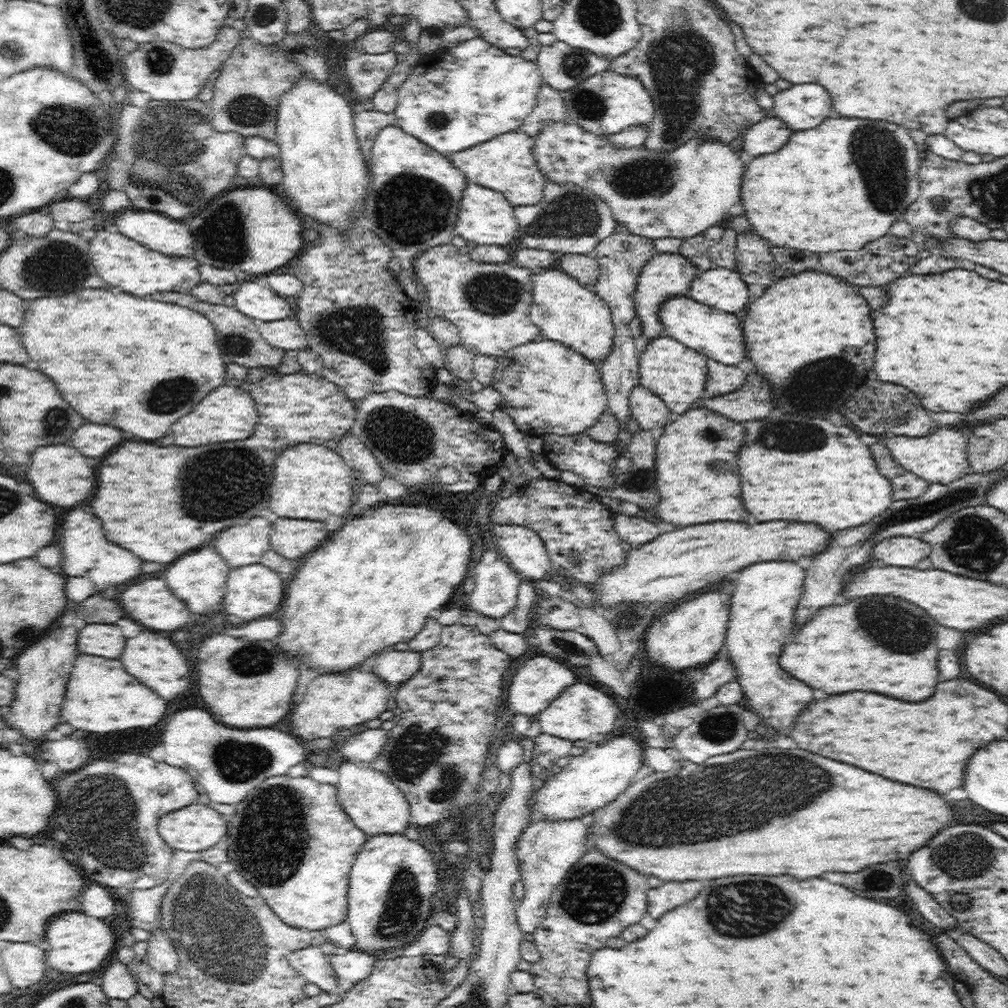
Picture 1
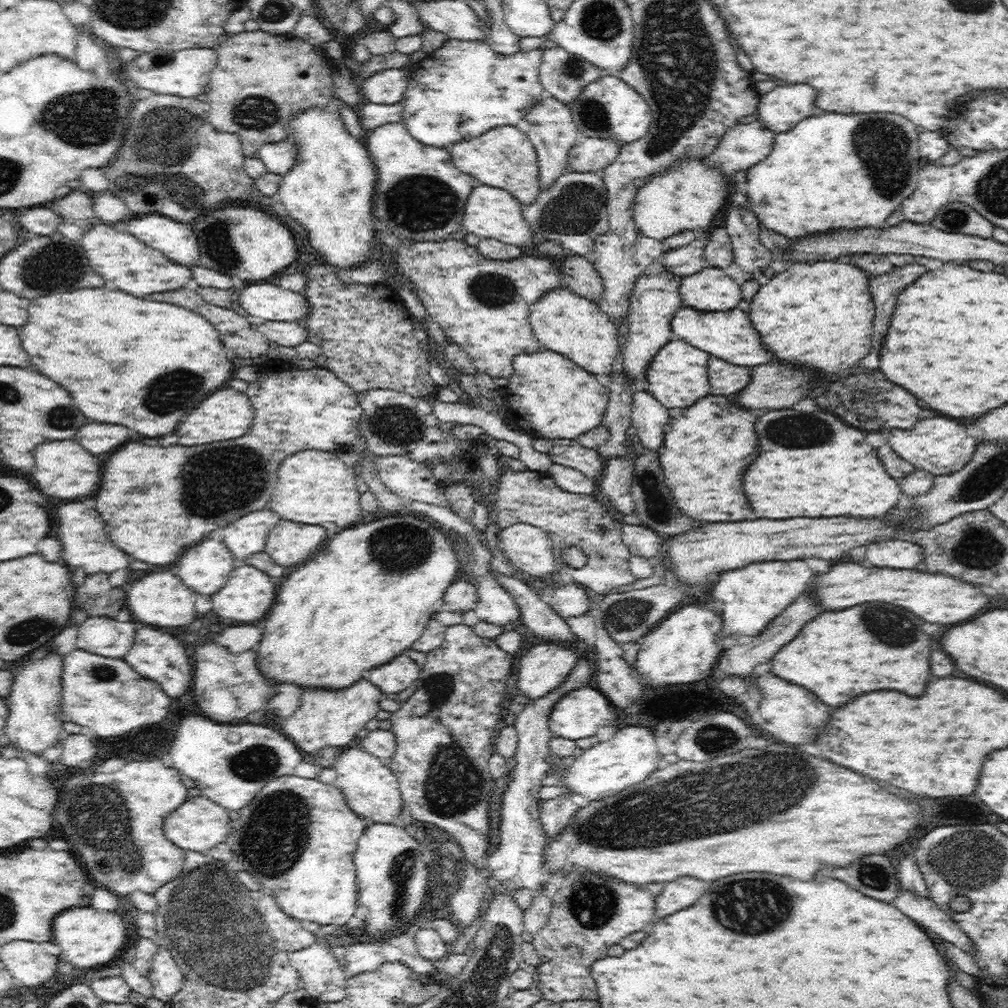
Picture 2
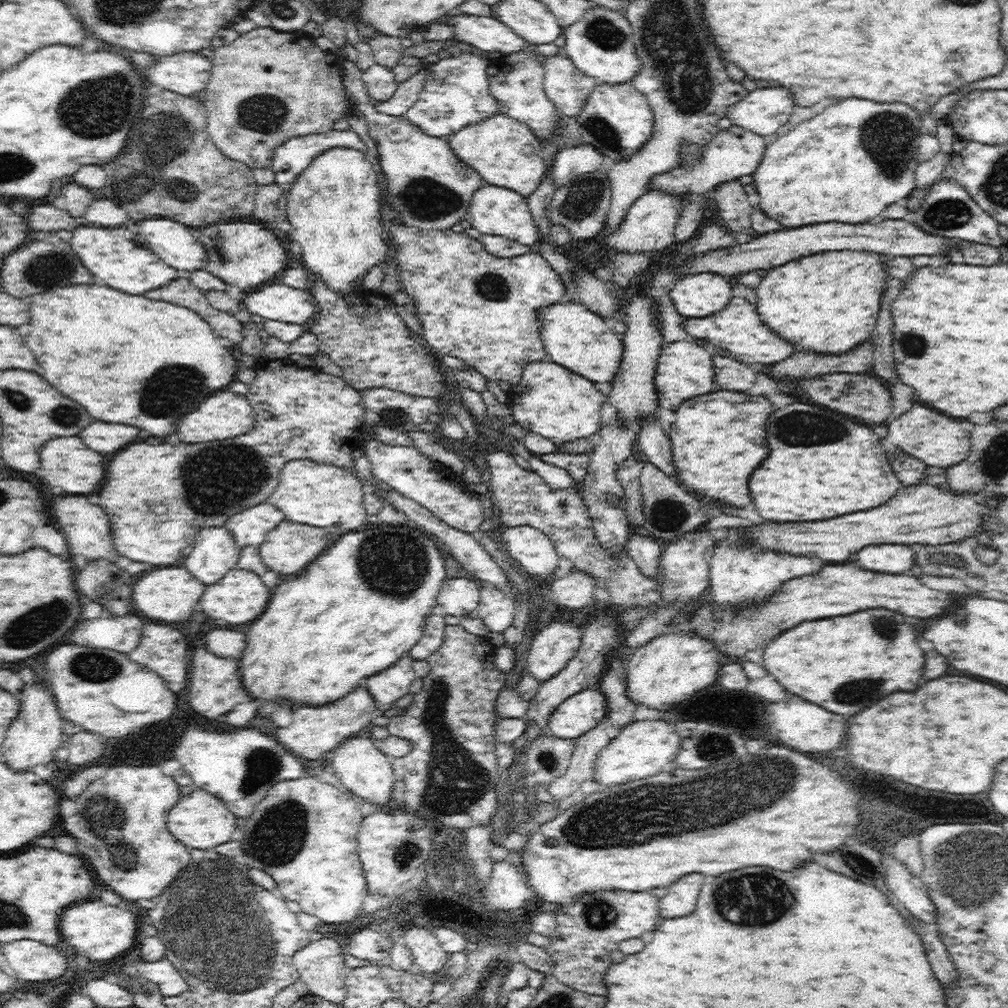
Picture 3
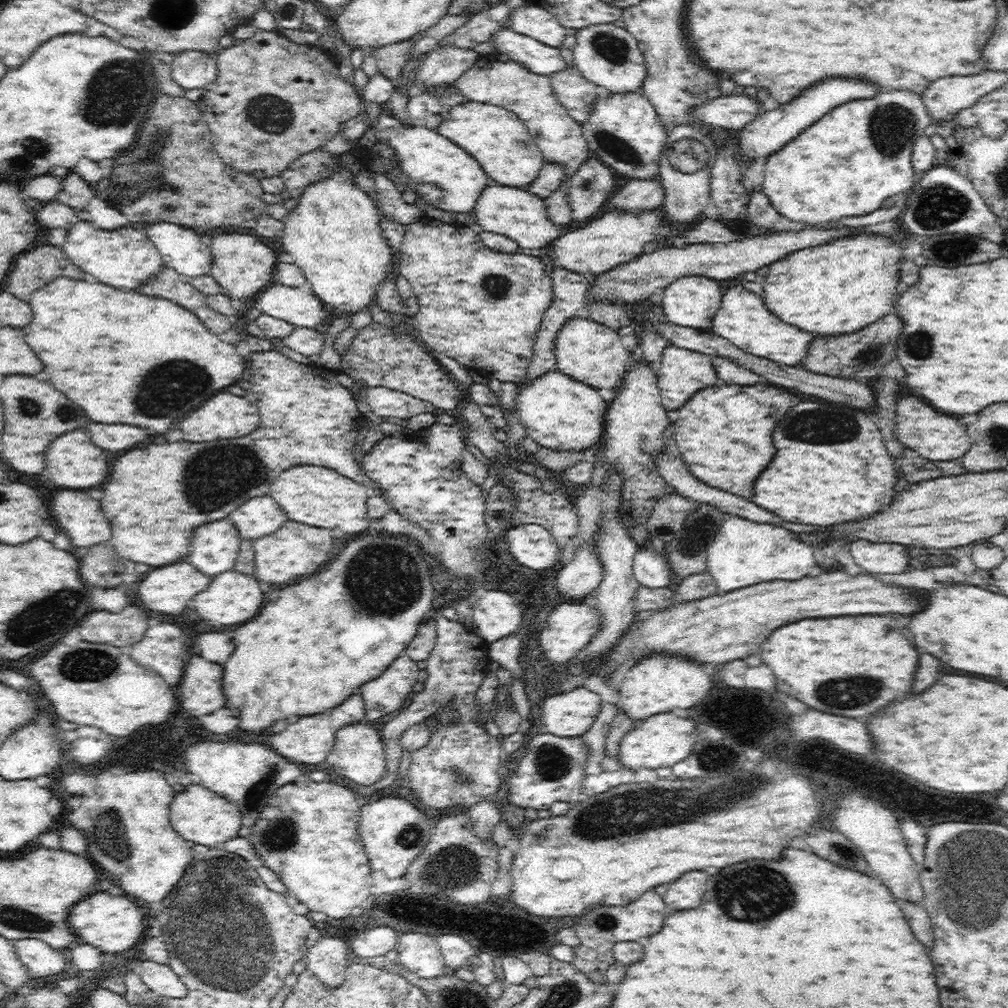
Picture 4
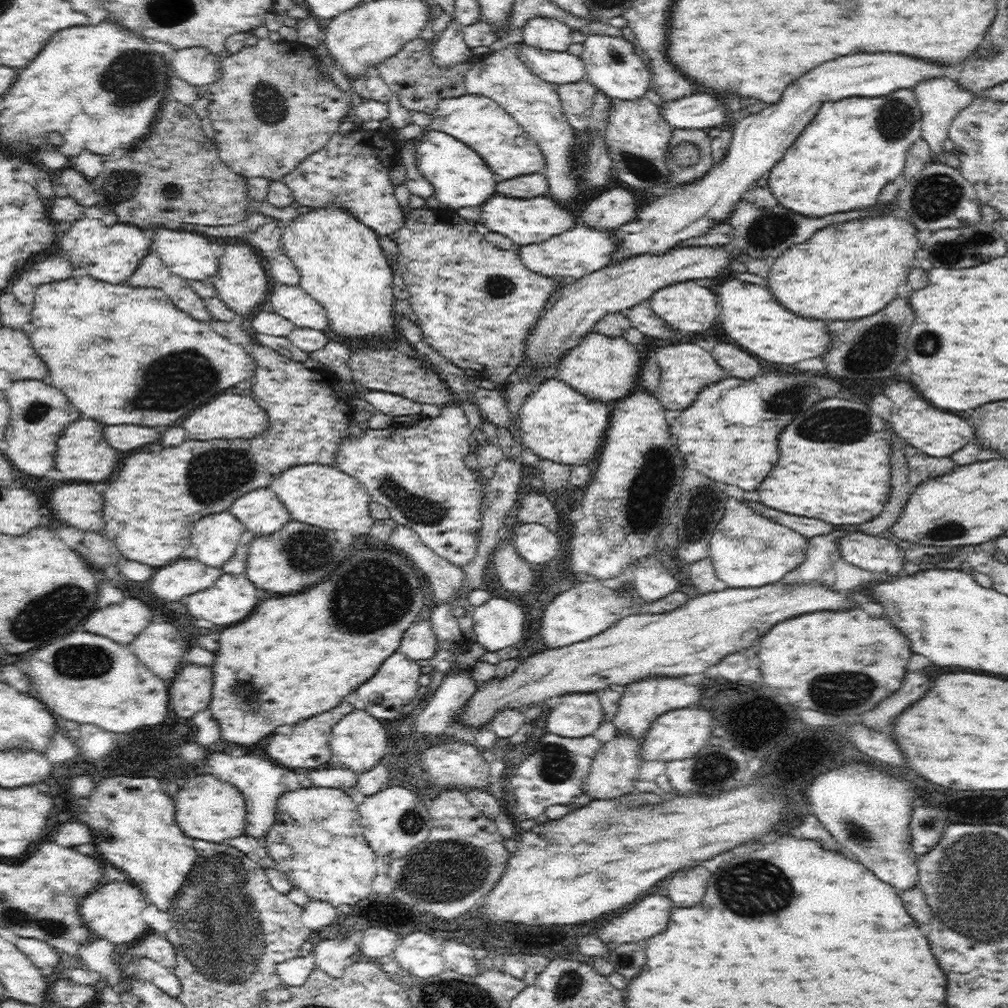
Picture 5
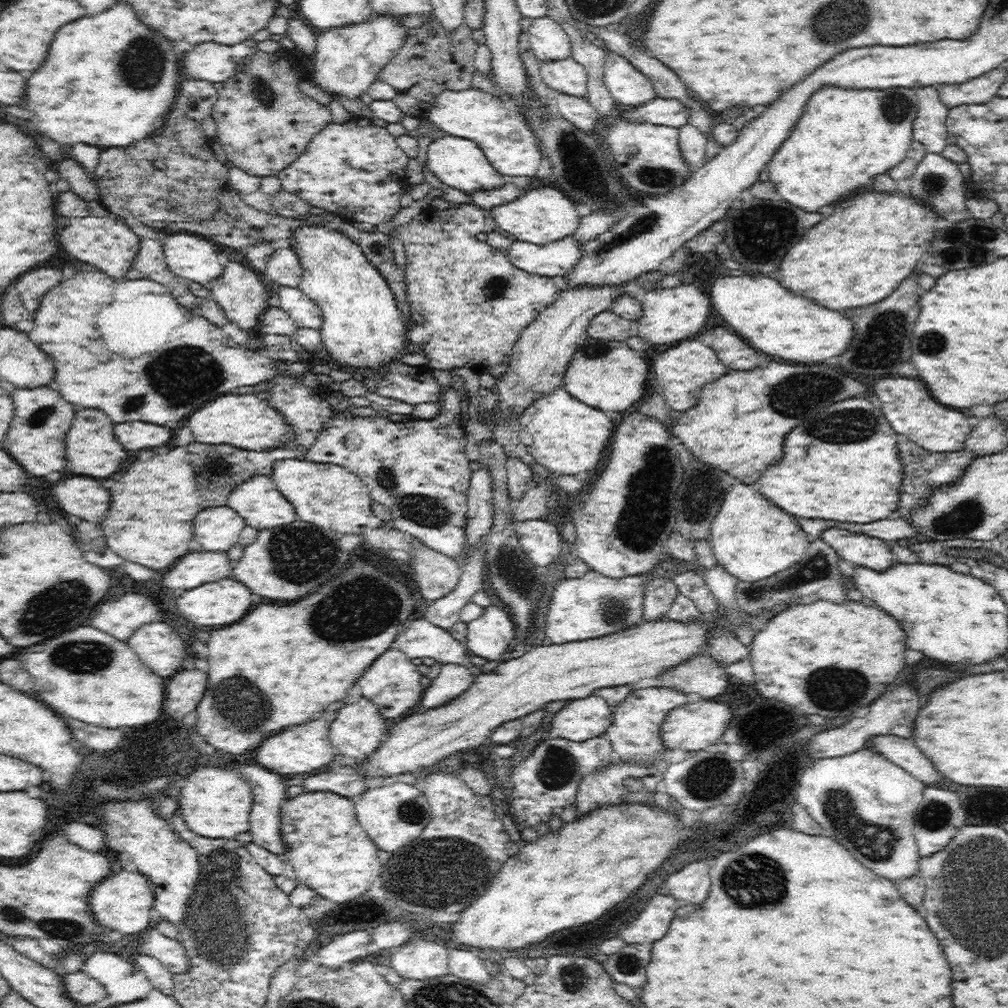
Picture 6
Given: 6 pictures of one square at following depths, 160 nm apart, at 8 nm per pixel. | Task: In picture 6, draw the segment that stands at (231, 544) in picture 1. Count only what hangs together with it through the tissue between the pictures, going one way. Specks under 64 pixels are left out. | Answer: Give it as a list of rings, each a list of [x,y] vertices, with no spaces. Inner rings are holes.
[[[256,474],[236,486],[227,506],[256,531],[291,524],[296,516],[294,506],[277,489],[273,478],[265,474]]]

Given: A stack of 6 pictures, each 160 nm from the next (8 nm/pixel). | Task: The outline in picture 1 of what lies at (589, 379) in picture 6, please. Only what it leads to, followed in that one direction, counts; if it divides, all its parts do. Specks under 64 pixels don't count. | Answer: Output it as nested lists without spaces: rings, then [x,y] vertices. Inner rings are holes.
[[[556,266],[532,275],[532,298],[532,305],[528,314],[532,322],[538,327],[541,338],[562,342],[584,355],[594,364],[604,361],[610,354],[615,328],[611,319],[610,308],[595,290],[576,281],[572,275],[566,274]]]

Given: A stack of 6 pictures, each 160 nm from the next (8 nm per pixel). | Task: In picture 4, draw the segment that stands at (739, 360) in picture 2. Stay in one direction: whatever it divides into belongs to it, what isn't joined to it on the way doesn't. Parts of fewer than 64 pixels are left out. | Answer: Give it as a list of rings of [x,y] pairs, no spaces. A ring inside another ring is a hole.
[[[738,285],[726,290],[722,296],[722,308],[716,311],[710,329],[750,354],[764,356],[785,365],[800,364],[812,342],[812,334],[796,330],[786,322],[780,322],[774,314],[770,314],[770,310],[758,294],[748,292]]]

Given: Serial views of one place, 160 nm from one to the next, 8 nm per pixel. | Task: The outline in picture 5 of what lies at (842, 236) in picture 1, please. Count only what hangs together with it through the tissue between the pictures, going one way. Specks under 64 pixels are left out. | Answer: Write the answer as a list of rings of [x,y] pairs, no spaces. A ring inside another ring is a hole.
[[[910,88],[876,97],[852,96],[846,100],[824,102],[818,114],[804,128],[784,157],[766,175],[777,202],[804,216],[826,216],[872,206],[884,184],[894,182],[907,162],[909,148],[921,138],[921,108]]]

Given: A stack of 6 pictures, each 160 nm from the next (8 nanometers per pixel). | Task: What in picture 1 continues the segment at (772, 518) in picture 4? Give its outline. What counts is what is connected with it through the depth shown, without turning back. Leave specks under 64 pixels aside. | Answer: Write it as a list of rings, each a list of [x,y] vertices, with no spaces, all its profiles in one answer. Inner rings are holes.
[[[640,384],[630,393],[629,408],[644,430],[660,432],[671,420],[672,412],[668,405],[654,391]]]

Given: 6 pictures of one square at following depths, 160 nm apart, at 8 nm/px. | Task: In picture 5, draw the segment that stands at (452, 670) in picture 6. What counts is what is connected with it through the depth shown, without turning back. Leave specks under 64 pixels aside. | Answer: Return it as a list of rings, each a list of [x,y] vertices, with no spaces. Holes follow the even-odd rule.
[[[458,670],[456,673],[450,673],[444,676],[440,686],[433,694],[433,697],[423,709],[423,711],[415,718],[416,736],[420,736],[423,739],[431,739],[440,735],[453,736],[454,739],[459,741],[466,741],[476,745],[476,731],[470,727],[459,726],[456,720],[458,720],[458,714],[464,710],[464,706],[468,704],[468,700],[472,698],[472,694],[476,692],[478,682],[472,679],[472,675],[469,670]]]

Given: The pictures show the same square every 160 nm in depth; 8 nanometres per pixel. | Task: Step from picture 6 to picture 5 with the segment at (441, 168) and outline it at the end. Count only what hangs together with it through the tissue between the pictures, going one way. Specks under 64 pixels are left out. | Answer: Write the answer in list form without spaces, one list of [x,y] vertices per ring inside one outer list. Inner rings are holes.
[[[426,129],[415,143],[418,171],[432,185],[440,209],[456,211],[464,206],[483,205],[494,194],[499,178],[477,152],[461,140],[444,132]]]

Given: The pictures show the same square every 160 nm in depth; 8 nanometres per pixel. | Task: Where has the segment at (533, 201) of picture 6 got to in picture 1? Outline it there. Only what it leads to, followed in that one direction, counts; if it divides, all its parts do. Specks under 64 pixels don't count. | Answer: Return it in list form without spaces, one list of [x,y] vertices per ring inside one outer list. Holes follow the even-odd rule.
[[[468,181],[461,196],[461,203],[454,234],[462,236],[470,245],[494,244],[506,246],[519,236],[515,207],[497,190]]]

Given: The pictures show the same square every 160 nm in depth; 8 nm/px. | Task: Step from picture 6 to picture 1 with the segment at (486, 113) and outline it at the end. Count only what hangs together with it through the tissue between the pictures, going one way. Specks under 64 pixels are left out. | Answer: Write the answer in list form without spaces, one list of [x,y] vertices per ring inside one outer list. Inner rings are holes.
[[[519,129],[494,136],[472,148],[449,153],[448,157],[468,181],[501,192],[512,206],[533,205],[542,200],[543,188],[547,181],[534,159],[534,143],[534,138]]]

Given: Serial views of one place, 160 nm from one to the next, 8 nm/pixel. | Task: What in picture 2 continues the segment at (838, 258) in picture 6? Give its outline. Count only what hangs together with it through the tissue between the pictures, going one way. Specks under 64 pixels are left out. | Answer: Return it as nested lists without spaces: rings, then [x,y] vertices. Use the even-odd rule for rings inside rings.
[[[816,262],[816,264],[788,264],[783,272],[776,273],[770,282],[762,285],[751,301],[749,319],[758,330],[764,346],[774,354],[774,358],[784,364],[800,364],[804,368],[820,370],[819,384],[830,384],[834,380],[846,378],[852,366],[858,366],[872,348],[872,320],[874,302],[868,290],[871,277],[860,272],[856,266],[846,262]]]

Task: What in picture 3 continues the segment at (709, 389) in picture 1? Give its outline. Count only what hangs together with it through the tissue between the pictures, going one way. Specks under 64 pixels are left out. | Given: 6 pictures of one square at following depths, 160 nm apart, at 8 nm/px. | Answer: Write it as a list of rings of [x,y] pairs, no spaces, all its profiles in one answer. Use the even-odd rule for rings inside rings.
[[[713,354],[715,366],[715,382],[720,390],[738,390],[746,392],[754,382],[758,373],[750,366],[742,364],[739,360],[724,358],[720,354]]]

